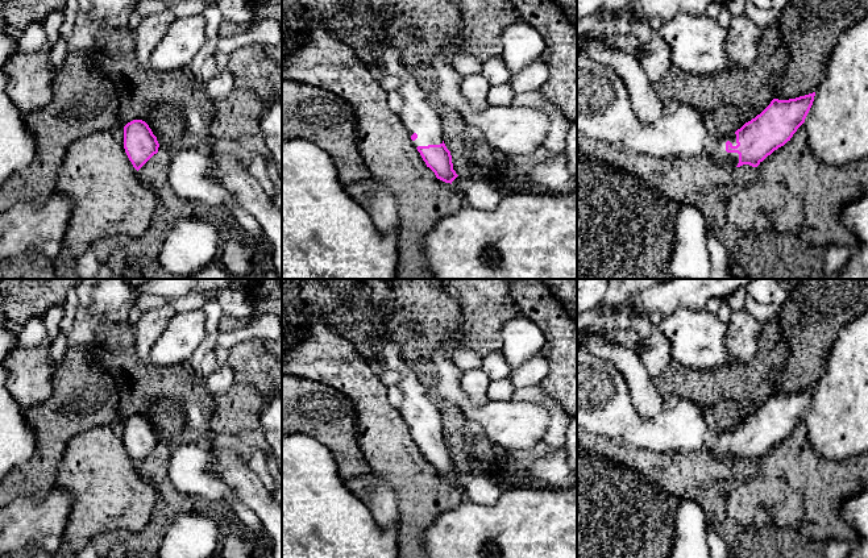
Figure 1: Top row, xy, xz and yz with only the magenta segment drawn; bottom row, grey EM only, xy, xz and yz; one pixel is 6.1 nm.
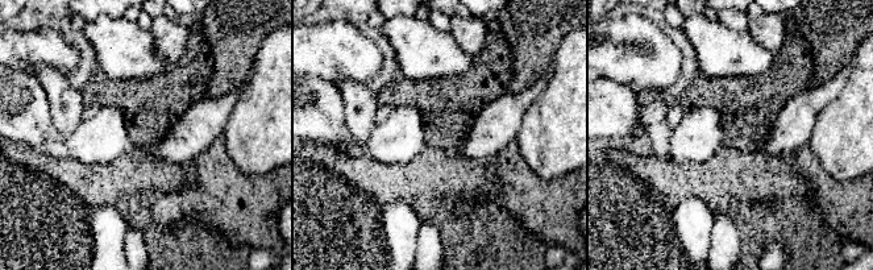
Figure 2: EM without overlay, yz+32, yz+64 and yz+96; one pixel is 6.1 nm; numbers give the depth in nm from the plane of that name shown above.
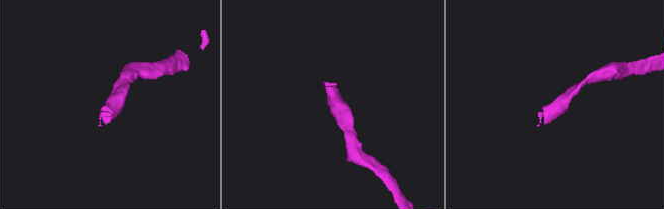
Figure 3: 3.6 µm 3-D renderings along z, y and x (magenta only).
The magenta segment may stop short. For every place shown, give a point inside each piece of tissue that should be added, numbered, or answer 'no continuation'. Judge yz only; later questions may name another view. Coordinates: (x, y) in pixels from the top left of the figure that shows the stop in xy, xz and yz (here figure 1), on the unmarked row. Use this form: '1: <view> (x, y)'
1: yz (715, 444)

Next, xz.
1: xz (418, 411)

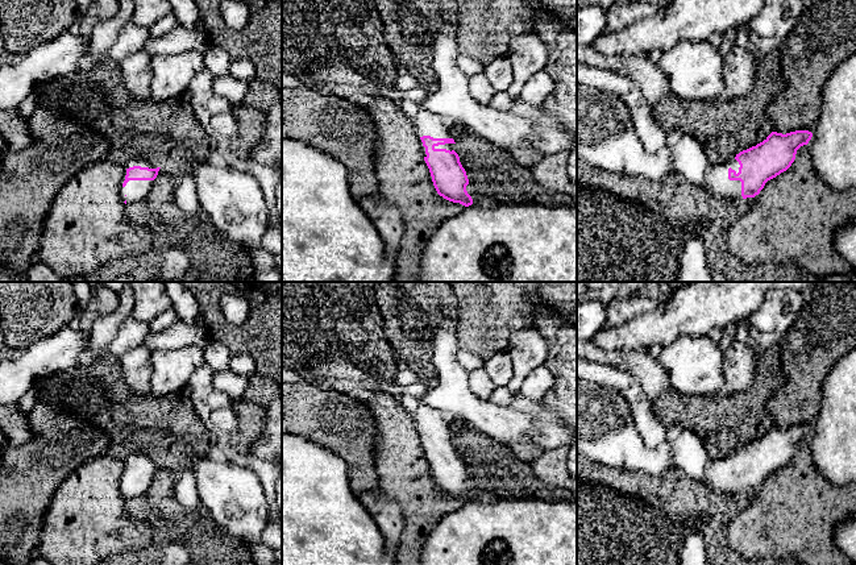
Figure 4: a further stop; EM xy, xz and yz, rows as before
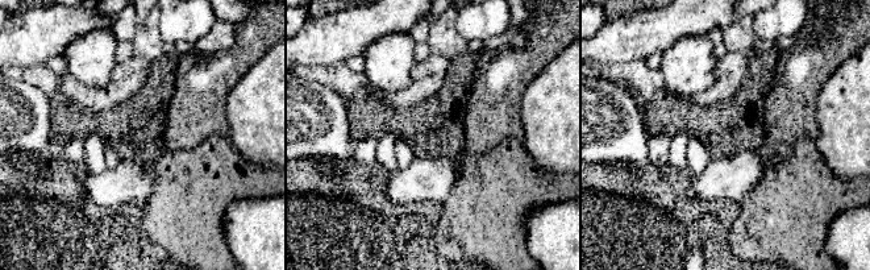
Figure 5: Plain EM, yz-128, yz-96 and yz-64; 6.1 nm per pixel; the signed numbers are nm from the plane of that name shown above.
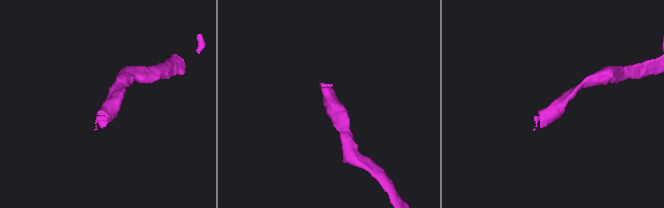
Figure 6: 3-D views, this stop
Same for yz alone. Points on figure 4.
1: yz (715, 477)

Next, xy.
1: xy (136, 486)

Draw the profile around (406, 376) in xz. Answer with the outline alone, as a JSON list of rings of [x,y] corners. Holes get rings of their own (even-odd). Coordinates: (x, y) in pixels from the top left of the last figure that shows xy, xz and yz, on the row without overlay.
[[[402,367],[400,371],[398,373],[394,383],[396,386],[408,386],[412,385],[417,381],[416,371],[408,367]]]

